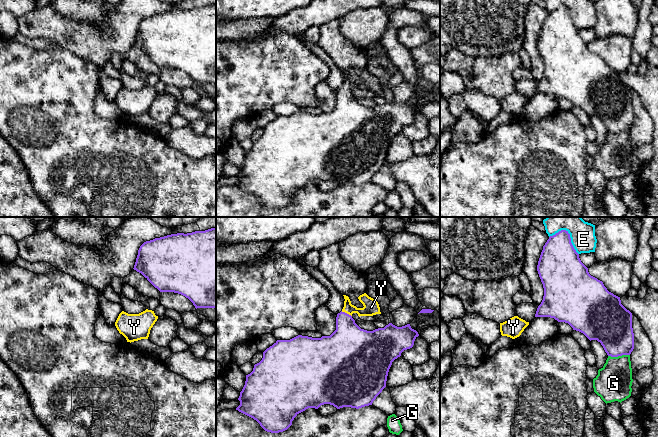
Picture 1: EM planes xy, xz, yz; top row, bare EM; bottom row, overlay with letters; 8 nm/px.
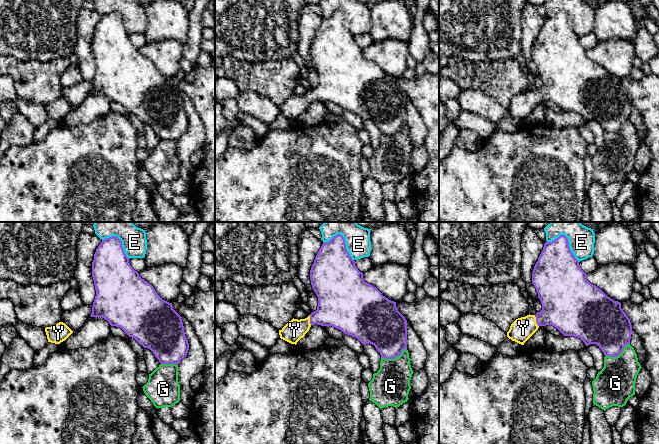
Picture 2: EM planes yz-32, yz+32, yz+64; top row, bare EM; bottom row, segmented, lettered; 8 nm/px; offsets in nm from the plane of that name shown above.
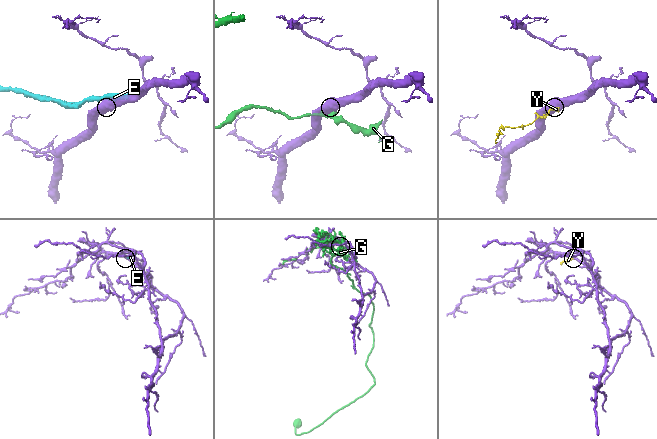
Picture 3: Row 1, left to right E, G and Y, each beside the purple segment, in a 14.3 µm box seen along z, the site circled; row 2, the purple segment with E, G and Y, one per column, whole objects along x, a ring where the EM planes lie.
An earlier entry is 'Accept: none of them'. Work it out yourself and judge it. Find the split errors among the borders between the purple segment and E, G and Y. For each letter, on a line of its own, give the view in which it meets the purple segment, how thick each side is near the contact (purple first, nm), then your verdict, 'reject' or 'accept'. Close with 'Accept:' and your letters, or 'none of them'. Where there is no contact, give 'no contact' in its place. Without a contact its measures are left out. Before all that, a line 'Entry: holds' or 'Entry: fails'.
Entry: fails
E: yz | 340/220 nm | reject
G: yz | 340/280 nm | reject
Y: xz | 320/130 nm | accept
Accept: Y

